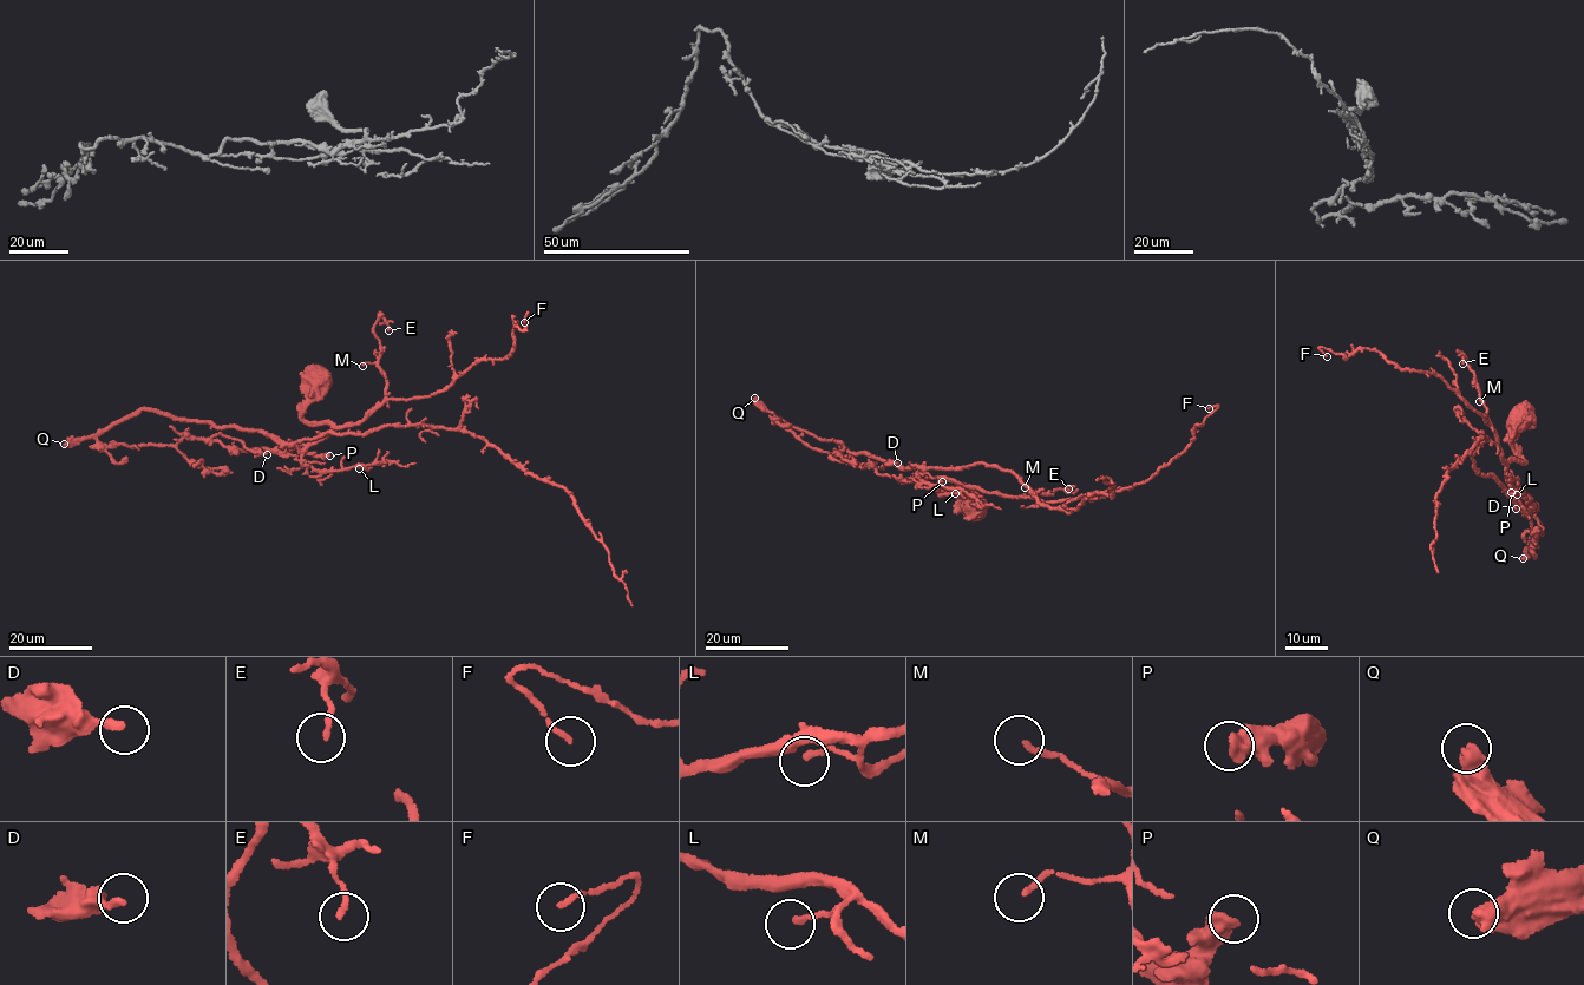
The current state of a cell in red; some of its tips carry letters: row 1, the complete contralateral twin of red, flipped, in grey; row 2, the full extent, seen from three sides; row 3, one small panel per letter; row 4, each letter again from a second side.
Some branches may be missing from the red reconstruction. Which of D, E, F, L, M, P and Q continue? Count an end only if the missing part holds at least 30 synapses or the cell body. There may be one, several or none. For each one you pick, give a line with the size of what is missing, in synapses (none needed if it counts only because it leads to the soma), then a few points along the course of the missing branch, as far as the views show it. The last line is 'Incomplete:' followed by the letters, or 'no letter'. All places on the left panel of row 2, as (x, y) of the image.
Q: Roughly 350 synapses
Incomplete: Q

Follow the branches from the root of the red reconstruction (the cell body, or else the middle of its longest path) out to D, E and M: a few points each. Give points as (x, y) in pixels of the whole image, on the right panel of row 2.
D: (1519, 418), (1511, 445), (1524, 460), (1509, 463), (1509, 481), (1531, 510), (1537, 505), (1527, 498), (1516, 509)
E: (1519, 418), (1514, 417), (1511, 445), (1524, 460), (1512, 457), (1506, 463), (1461, 353), (1463, 363)
M: (1519, 418), (1514, 417), (1511, 445), (1524, 460), (1512, 457), (1506, 463), (1500, 459), (1480, 395), (1479, 401)

